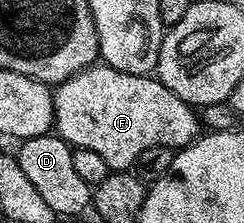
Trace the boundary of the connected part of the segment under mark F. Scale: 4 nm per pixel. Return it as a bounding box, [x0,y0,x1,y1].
[52,63,202,171]

